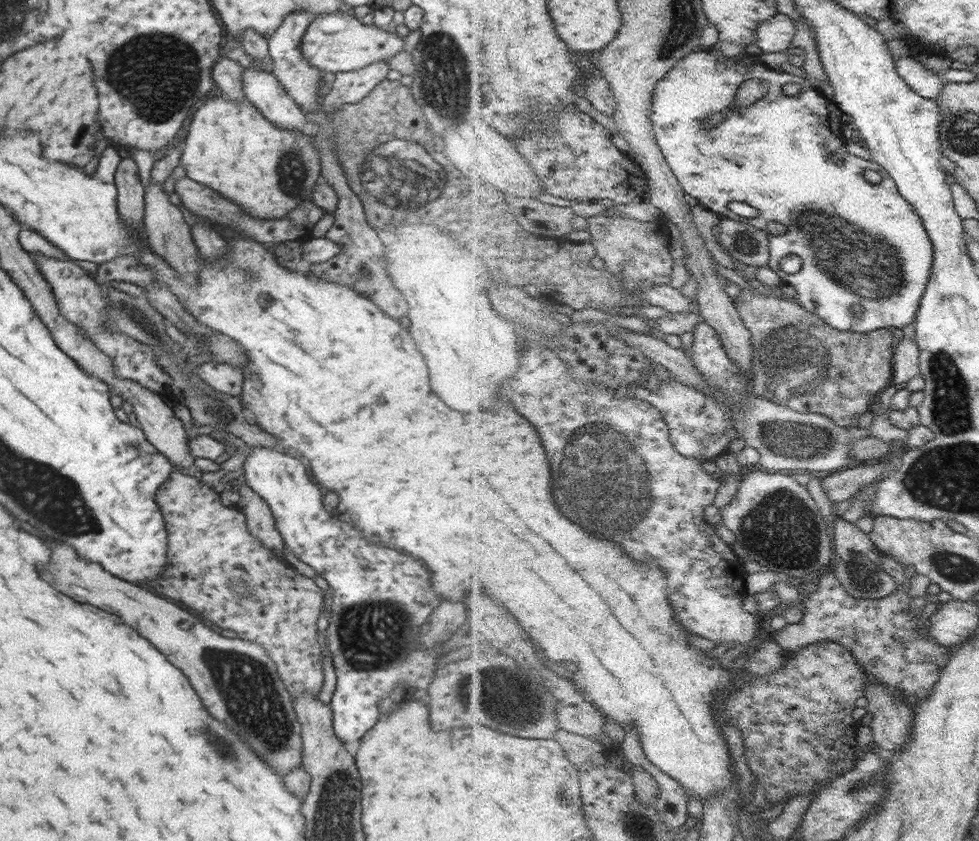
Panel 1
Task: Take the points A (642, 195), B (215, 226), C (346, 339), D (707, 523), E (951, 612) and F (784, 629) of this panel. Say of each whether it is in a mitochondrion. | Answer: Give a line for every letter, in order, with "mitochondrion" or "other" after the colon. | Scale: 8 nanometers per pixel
A: other
B: other
C: other
D: other
E: other
F: other

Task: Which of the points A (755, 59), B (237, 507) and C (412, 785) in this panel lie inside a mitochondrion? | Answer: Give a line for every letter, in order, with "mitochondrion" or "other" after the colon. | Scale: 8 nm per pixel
A: other
B: other
C: other

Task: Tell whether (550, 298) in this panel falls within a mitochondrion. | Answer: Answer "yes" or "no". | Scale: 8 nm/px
no

